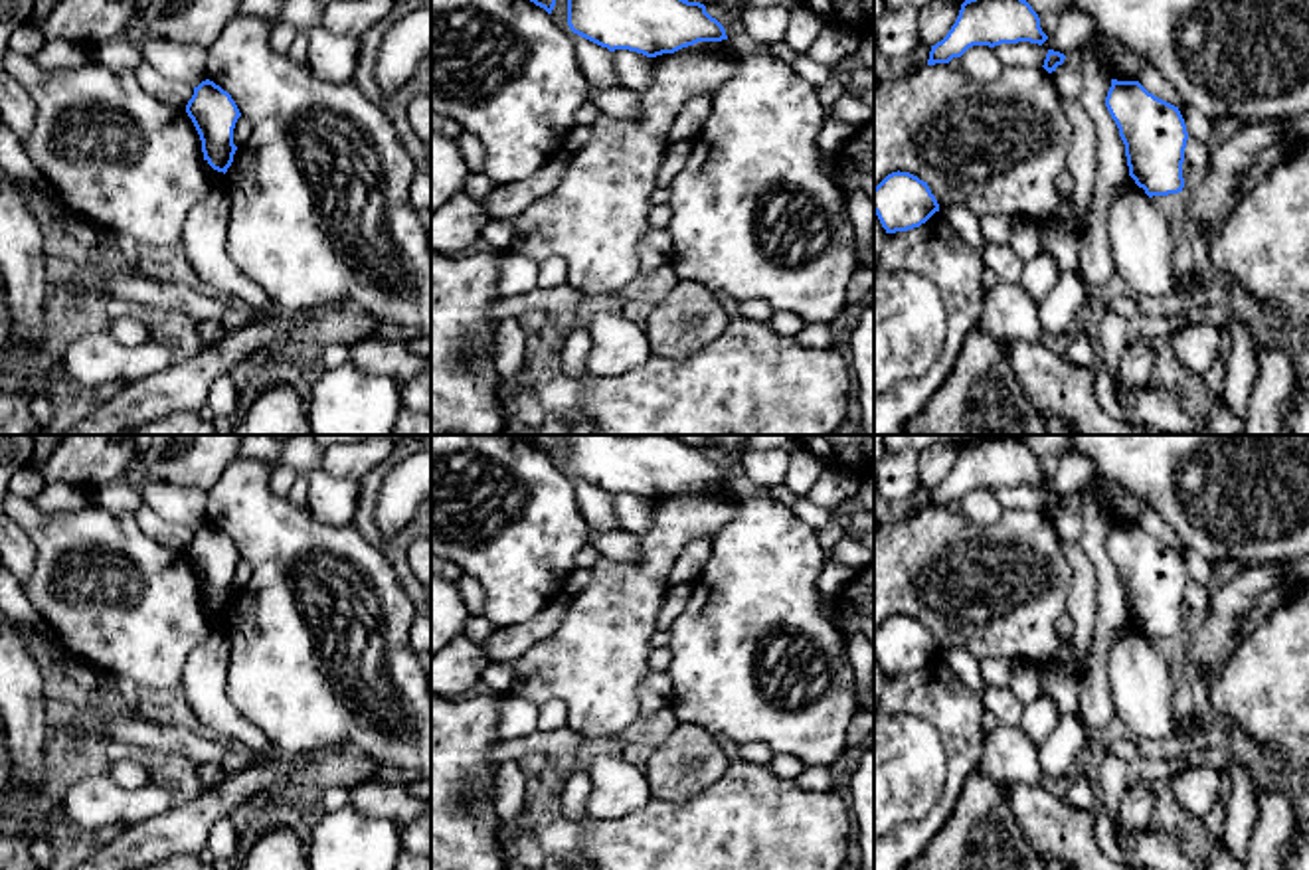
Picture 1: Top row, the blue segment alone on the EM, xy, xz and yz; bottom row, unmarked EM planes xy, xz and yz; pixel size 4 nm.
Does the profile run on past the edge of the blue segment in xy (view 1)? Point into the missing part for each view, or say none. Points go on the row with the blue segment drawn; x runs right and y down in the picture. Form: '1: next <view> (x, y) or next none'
1: next none

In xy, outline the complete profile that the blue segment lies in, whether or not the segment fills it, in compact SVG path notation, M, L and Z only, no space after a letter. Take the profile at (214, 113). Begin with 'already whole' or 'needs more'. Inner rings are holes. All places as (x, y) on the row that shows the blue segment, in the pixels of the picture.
already whole; M206 79L194 87L186 113L200 134L204 160L225 174L237 150L233 129L241 113L235 101L219 85Z

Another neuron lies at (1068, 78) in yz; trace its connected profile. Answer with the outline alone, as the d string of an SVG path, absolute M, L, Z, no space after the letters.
M1082 51L1066 55L1064 63L1052 73L1060 101L1078 99L1084 87Z

